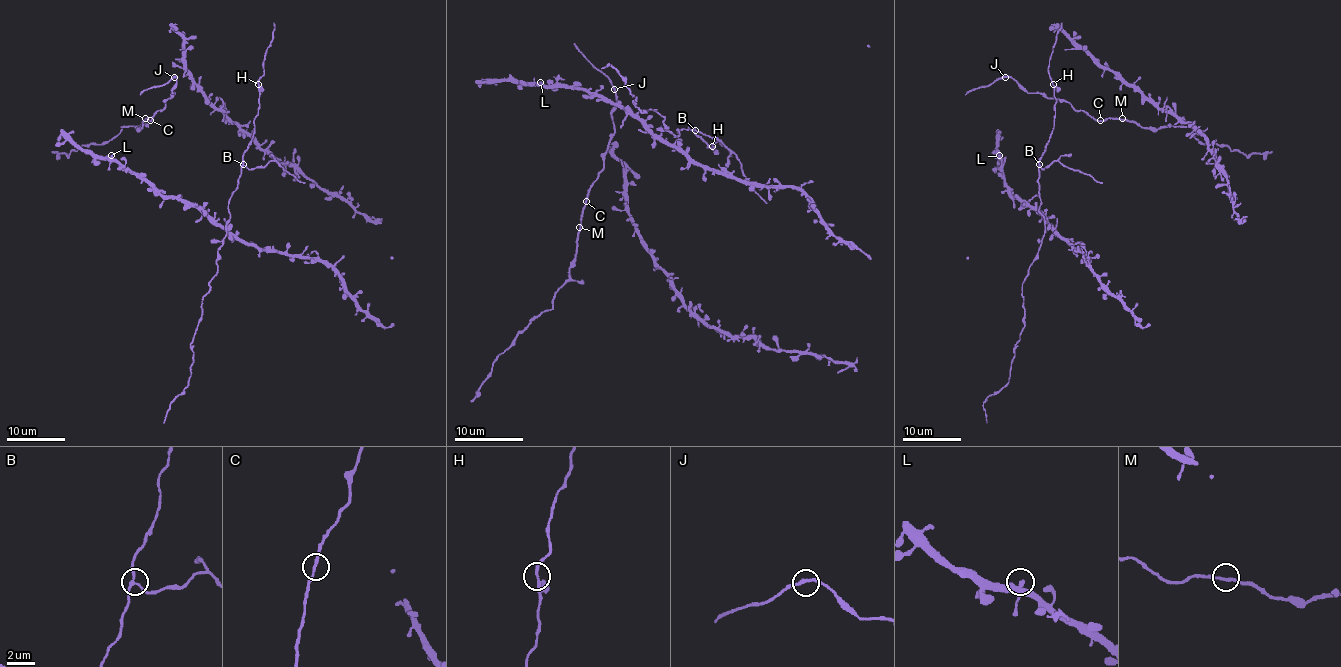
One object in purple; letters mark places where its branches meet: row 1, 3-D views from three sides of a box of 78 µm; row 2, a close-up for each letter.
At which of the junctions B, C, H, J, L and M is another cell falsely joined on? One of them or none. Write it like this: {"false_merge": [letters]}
{"false_merge": ["B"]}

